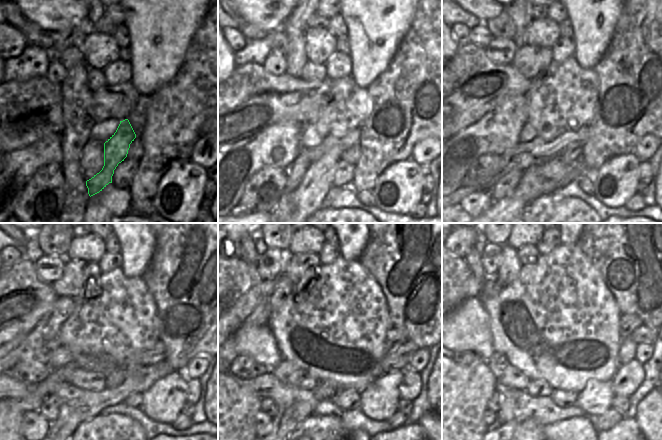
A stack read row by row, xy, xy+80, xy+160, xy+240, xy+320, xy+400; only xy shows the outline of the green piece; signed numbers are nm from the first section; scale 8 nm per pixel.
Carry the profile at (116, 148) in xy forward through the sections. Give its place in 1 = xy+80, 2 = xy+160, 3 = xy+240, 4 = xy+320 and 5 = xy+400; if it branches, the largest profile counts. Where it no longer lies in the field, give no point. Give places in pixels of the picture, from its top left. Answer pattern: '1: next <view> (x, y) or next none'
1: next xy+80 (307, 198)
2: next xy+160 (530, 186)
3: next none
4: next none
5: next none

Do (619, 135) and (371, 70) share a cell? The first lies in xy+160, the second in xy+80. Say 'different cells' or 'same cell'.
different cells

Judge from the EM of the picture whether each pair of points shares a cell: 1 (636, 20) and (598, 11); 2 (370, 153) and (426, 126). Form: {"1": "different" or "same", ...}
{"1": "different", "2": "same"}

